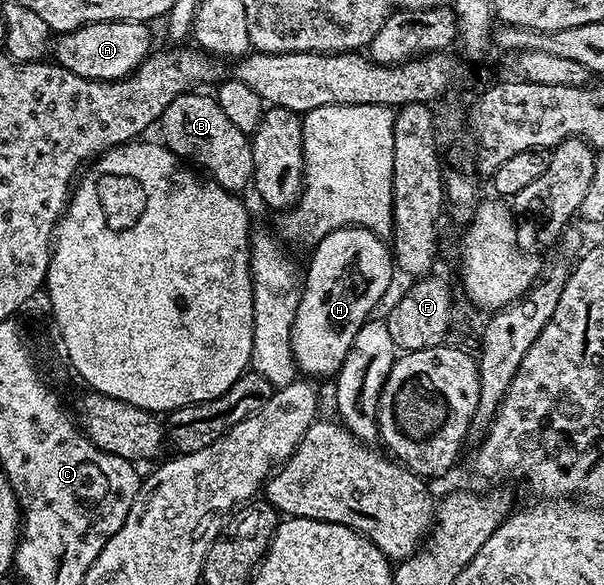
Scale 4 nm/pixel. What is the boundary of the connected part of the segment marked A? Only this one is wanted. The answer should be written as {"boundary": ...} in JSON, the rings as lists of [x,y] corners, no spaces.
{"boundary":[[[97,21],[76,31],[57,34],[52,57],[68,71],[93,81],[119,81],[134,72],[152,52],[151,26],[144,21]]]}

